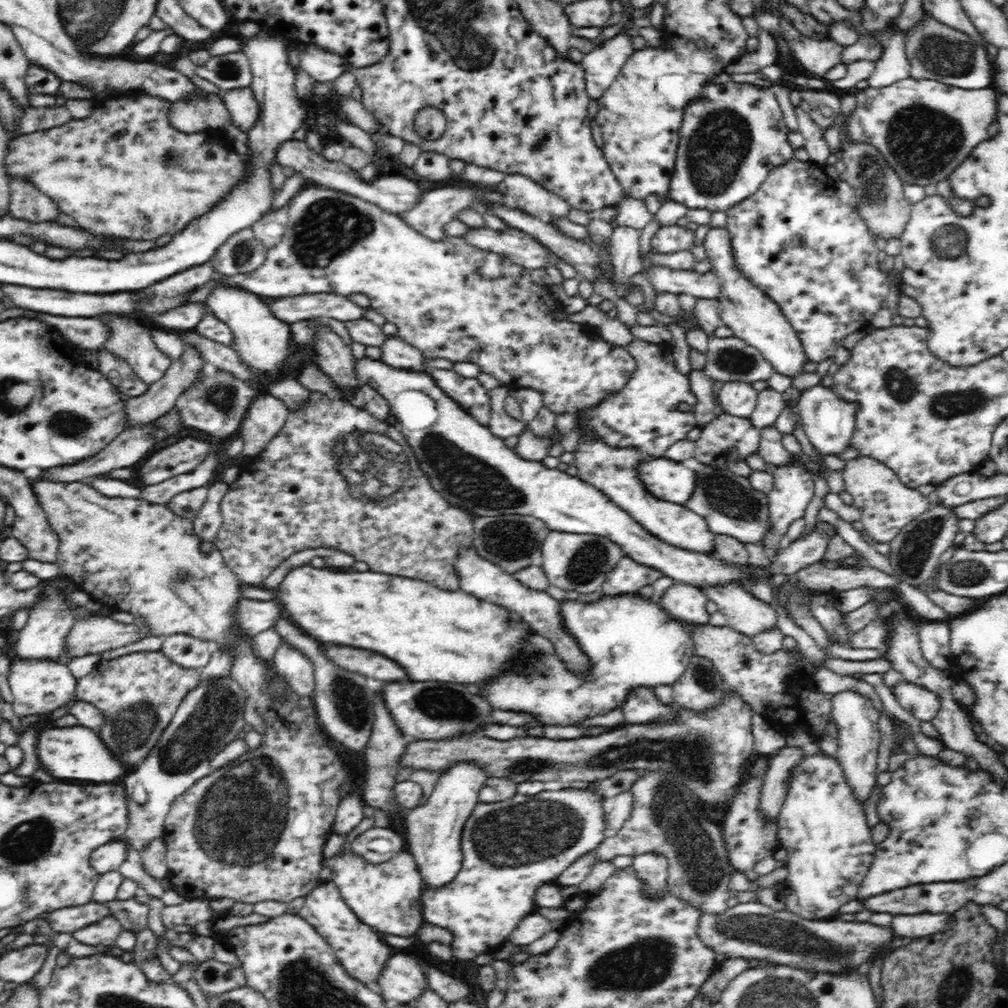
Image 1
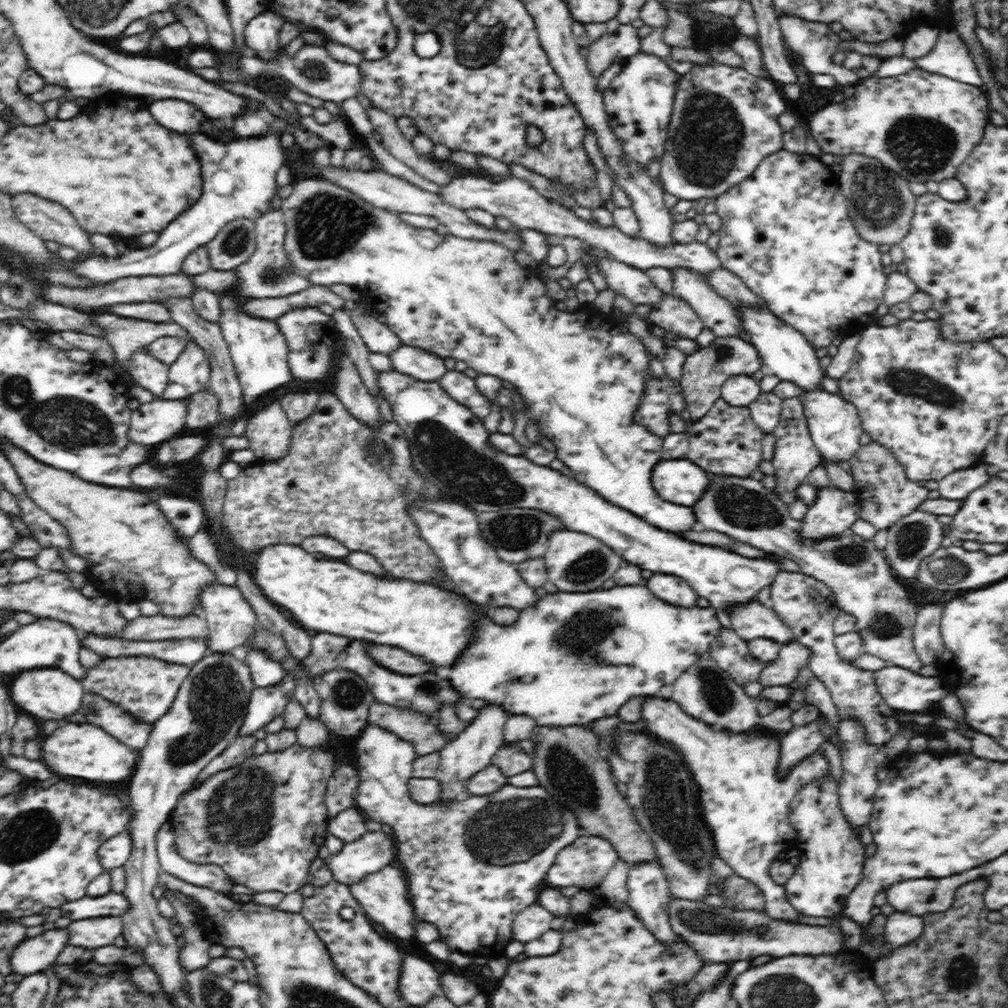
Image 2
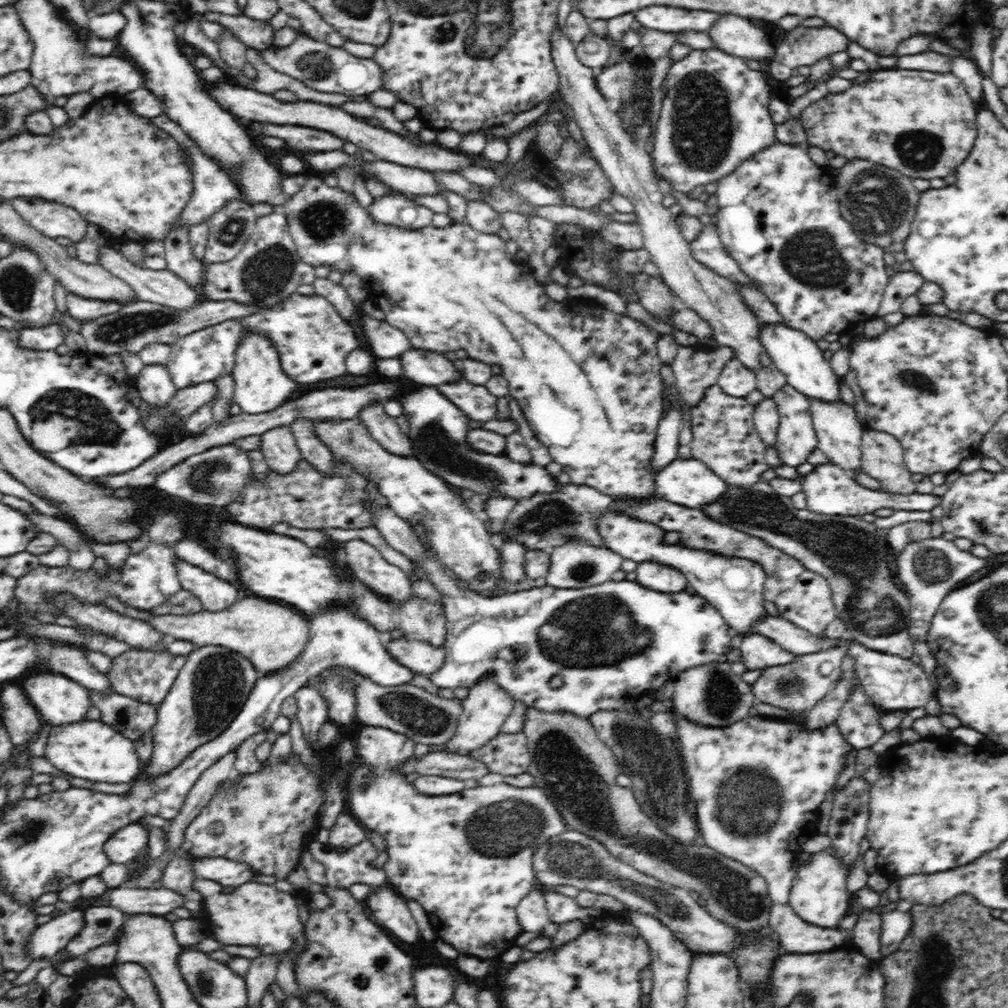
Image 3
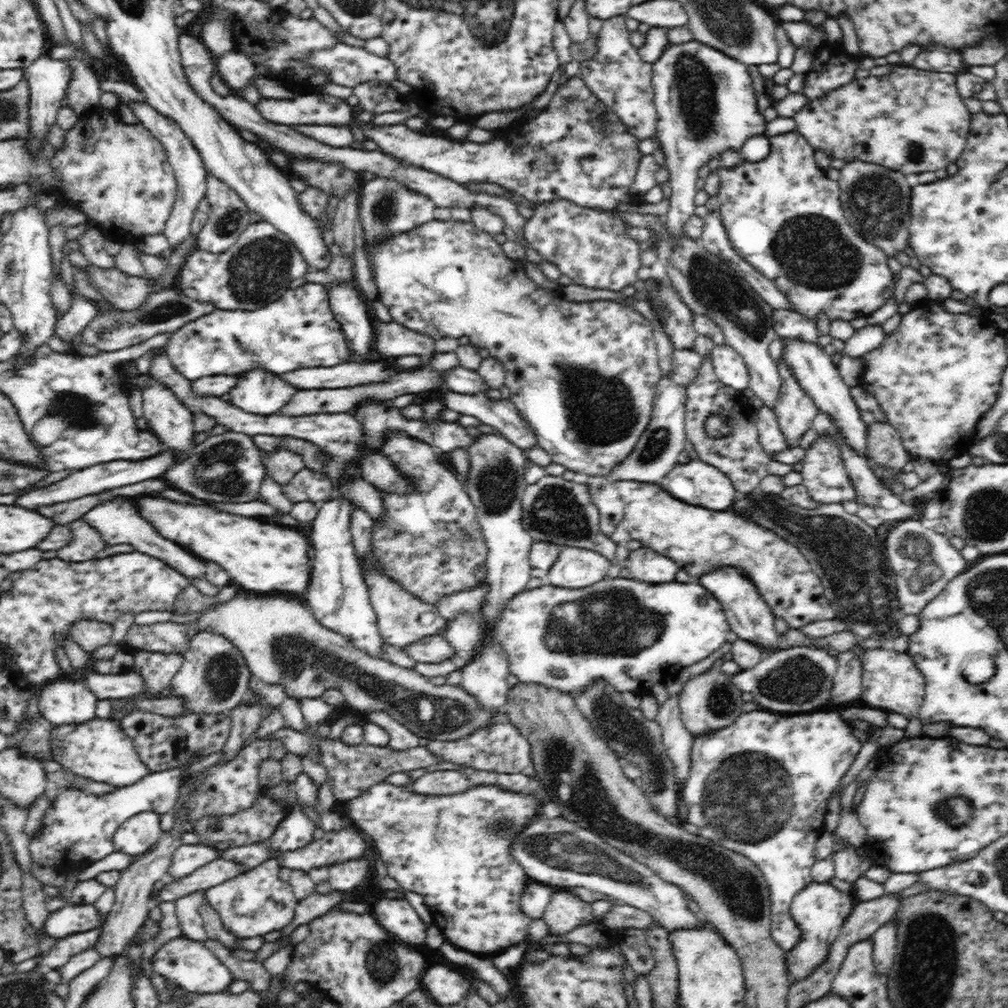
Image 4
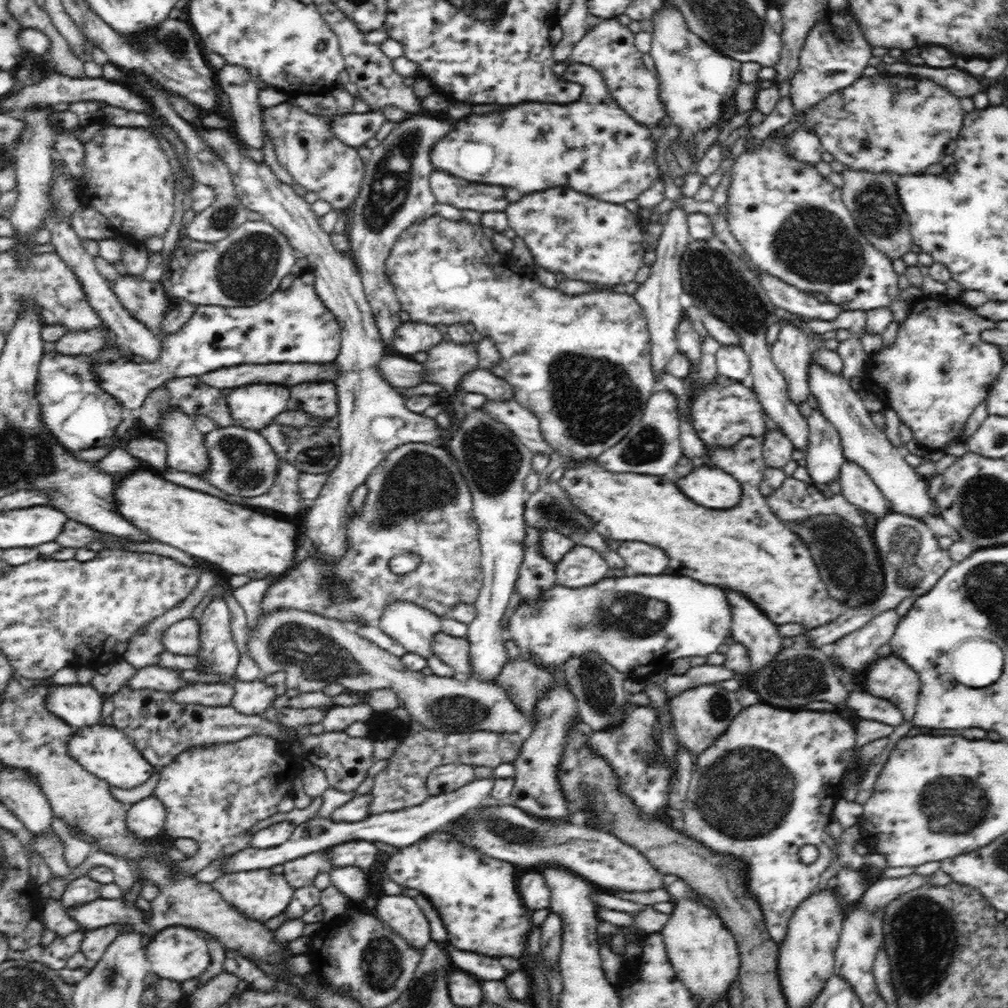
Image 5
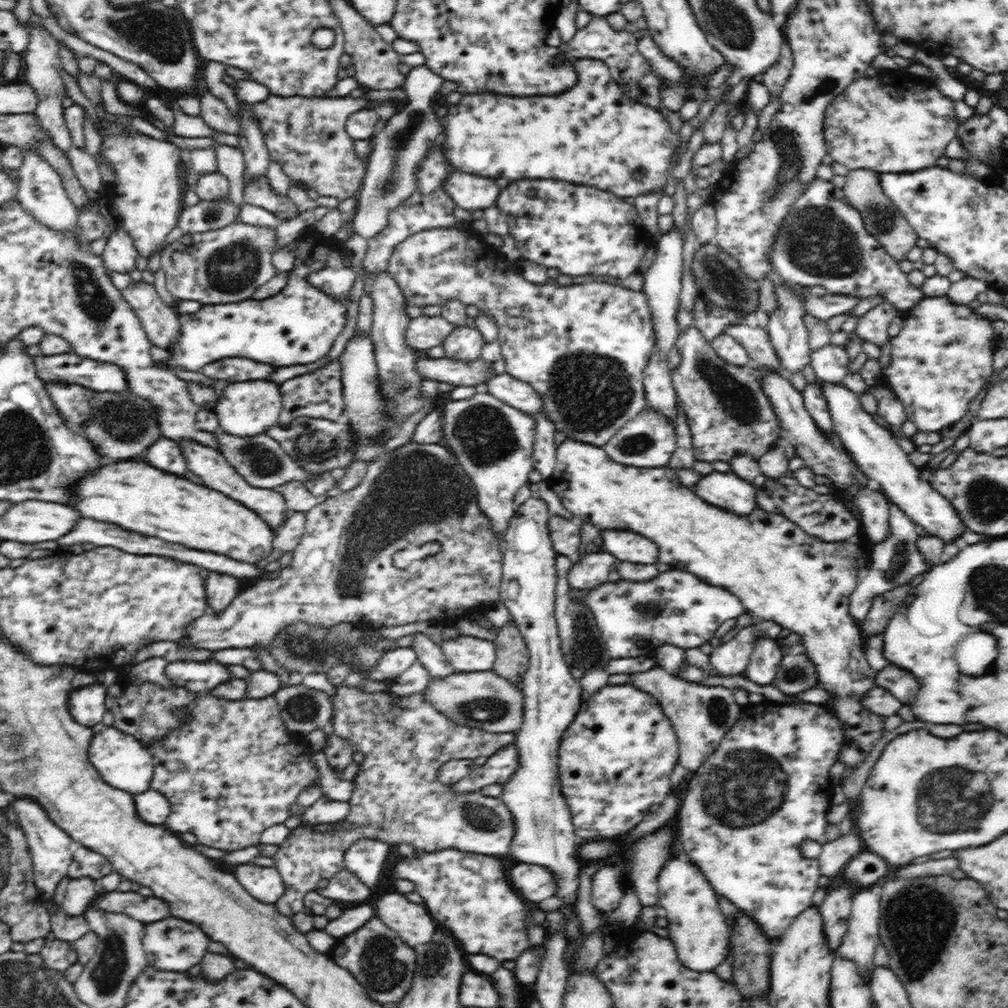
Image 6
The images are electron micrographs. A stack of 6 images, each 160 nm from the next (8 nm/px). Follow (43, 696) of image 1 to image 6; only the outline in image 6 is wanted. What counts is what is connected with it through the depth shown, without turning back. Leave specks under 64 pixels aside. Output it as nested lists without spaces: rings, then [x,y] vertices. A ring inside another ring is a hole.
[[[86,685],[69,694],[68,706],[72,718],[82,726],[92,727],[102,722],[106,712],[106,690],[100,685]]]

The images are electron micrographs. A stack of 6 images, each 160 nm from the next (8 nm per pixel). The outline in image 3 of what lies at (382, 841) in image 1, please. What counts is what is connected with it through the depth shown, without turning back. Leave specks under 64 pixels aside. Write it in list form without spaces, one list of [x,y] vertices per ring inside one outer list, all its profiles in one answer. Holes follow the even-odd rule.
[[[316,839],[309,841],[306,846],[311,855],[325,866],[330,887],[353,890],[357,884],[377,887],[388,880],[386,871],[376,868],[372,863],[379,853],[370,839],[364,839],[345,851],[321,844]]]

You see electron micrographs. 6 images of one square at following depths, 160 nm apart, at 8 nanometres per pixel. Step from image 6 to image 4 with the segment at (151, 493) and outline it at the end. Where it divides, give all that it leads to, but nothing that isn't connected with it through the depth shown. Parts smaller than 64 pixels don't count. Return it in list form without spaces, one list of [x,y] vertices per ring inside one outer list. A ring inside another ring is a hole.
[[[154,496],[140,498],[140,514],[164,538],[174,540],[201,560],[218,564],[240,590],[257,595],[286,592],[284,596],[298,599],[303,599],[307,591],[312,566],[307,554],[307,536],[302,529],[282,526],[269,519],[218,512],[210,506],[176,504]]]

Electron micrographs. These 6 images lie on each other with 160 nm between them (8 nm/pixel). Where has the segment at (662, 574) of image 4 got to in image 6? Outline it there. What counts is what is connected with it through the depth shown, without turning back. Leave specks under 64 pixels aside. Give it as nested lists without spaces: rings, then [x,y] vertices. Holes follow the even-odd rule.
[[[602,530],[603,551],[627,564],[658,564],[658,546],[630,530]]]

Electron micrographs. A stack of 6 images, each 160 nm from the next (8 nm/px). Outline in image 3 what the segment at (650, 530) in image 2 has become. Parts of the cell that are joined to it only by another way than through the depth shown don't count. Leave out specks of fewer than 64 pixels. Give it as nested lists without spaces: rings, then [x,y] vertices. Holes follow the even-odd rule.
[[[426,385],[406,386],[400,390],[395,399],[399,400],[402,405],[402,414],[407,418],[409,424],[409,439],[412,443],[413,457],[422,463],[422,466],[442,481],[454,488],[462,488],[477,493],[483,497],[484,501],[488,501],[491,497],[502,497],[508,499],[516,499],[520,501],[531,498],[535,495],[546,495],[557,492],[559,483],[552,477],[545,466],[536,465],[534,463],[520,463],[513,461],[508,456],[491,455],[490,453],[478,452],[470,447],[468,443],[468,425],[469,418],[458,408],[454,406],[452,401],[448,400],[439,390],[438,387]],[[606,510],[598,518],[598,534],[602,537],[604,545],[609,550],[622,556],[622,559],[632,560],[636,563],[656,562],[679,570],[686,578],[695,594],[705,598],[724,621],[738,632],[738,636],[748,636],[752,626],[758,619],[764,618],[768,613],[764,609],[765,597],[764,580],[766,571],[762,565],[752,560],[742,558],[730,558],[730,556],[718,556],[704,550],[692,550],[678,544],[666,544],[664,542],[664,530],[656,524],[641,522],[632,516],[619,514],[613,510]]]

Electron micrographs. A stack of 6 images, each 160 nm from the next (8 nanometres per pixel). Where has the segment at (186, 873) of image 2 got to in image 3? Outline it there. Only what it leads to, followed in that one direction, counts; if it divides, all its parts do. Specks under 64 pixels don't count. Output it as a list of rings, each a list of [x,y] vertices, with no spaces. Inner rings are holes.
[[[223,856],[196,859],[191,862],[191,867],[197,878],[218,883],[222,887],[240,886],[250,881],[255,875],[246,862],[230,860]]]

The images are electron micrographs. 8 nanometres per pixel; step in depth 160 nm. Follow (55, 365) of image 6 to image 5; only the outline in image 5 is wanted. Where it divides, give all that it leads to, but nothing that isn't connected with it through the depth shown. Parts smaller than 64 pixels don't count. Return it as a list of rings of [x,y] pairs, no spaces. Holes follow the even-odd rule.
[[[303,265],[302,274],[295,278],[292,287],[285,291],[276,291],[266,300],[245,307],[222,307],[212,305],[197,305],[190,320],[174,334],[167,334],[162,341],[162,352],[156,362],[136,364],[131,360],[116,363],[99,363],[92,360],[92,371],[96,381],[104,391],[111,394],[128,410],[136,410],[144,404],[146,396],[163,386],[173,378],[193,378],[202,376],[220,368],[240,366],[240,364],[276,364],[276,363],[310,363],[325,364],[333,362],[338,356],[341,346],[341,330],[334,313],[326,308],[315,291],[314,273]]]

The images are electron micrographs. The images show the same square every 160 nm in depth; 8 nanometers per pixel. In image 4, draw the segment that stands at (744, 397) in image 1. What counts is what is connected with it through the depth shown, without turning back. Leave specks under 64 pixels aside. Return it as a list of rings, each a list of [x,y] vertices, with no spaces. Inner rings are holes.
[[[716,345],[711,350],[711,361],[722,384],[736,391],[749,387],[749,372],[745,360],[731,346]]]

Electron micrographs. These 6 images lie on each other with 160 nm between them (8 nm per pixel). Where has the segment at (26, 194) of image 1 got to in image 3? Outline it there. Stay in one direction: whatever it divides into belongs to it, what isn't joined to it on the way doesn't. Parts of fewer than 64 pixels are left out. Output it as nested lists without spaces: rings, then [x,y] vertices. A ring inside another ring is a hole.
[[[16,197],[10,201],[30,226],[48,238],[70,238],[74,244],[86,236],[88,223],[74,207],[35,197]],[[104,246],[99,252],[99,259],[97,262],[102,265],[108,272],[111,272],[114,276],[124,281],[126,285],[129,285],[134,289],[137,300],[145,300],[146,302],[155,302],[162,306],[167,306],[173,310],[188,310],[192,308],[196,302],[198,302],[198,294],[192,288],[186,285],[186,282],[179,276],[176,276],[168,269],[164,270],[151,270],[136,266],[133,262],[128,261],[126,257],[112,249],[110,246]]]

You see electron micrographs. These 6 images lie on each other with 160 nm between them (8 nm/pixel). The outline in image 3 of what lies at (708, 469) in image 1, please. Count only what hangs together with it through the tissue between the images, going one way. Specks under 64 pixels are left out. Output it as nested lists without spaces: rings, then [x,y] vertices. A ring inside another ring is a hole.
[[[764,480],[742,488],[730,486],[716,502],[704,506],[702,512],[712,520],[761,538],[770,547],[800,561],[804,568],[825,577],[837,616],[854,632],[853,640],[870,650],[902,658],[910,659],[915,653],[908,638],[910,599],[883,561],[887,554],[883,550],[892,547],[887,546],[882,531],[874,524],[858,517],[830,517],[798,510],[790,497],[778,495]]]

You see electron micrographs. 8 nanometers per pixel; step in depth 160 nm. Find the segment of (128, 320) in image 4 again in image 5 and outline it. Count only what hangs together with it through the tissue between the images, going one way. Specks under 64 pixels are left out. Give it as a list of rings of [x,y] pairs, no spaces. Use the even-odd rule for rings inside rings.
[[[102,327],[90,329],[87,331],[68,331],[60,336],[55,343],[55,350],[63,355],[91,355],[97,350],[102,350],[106,340],[110,338],[110,333]]]

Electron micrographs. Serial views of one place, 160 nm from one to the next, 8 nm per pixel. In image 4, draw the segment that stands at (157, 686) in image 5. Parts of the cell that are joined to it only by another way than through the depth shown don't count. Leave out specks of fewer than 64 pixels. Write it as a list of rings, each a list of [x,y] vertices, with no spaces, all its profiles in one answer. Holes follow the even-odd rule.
[[[88,667],[81,671],[82,681],[100,699],[127,699],[145,692],[143,678],[134,670],[101,674]]]

